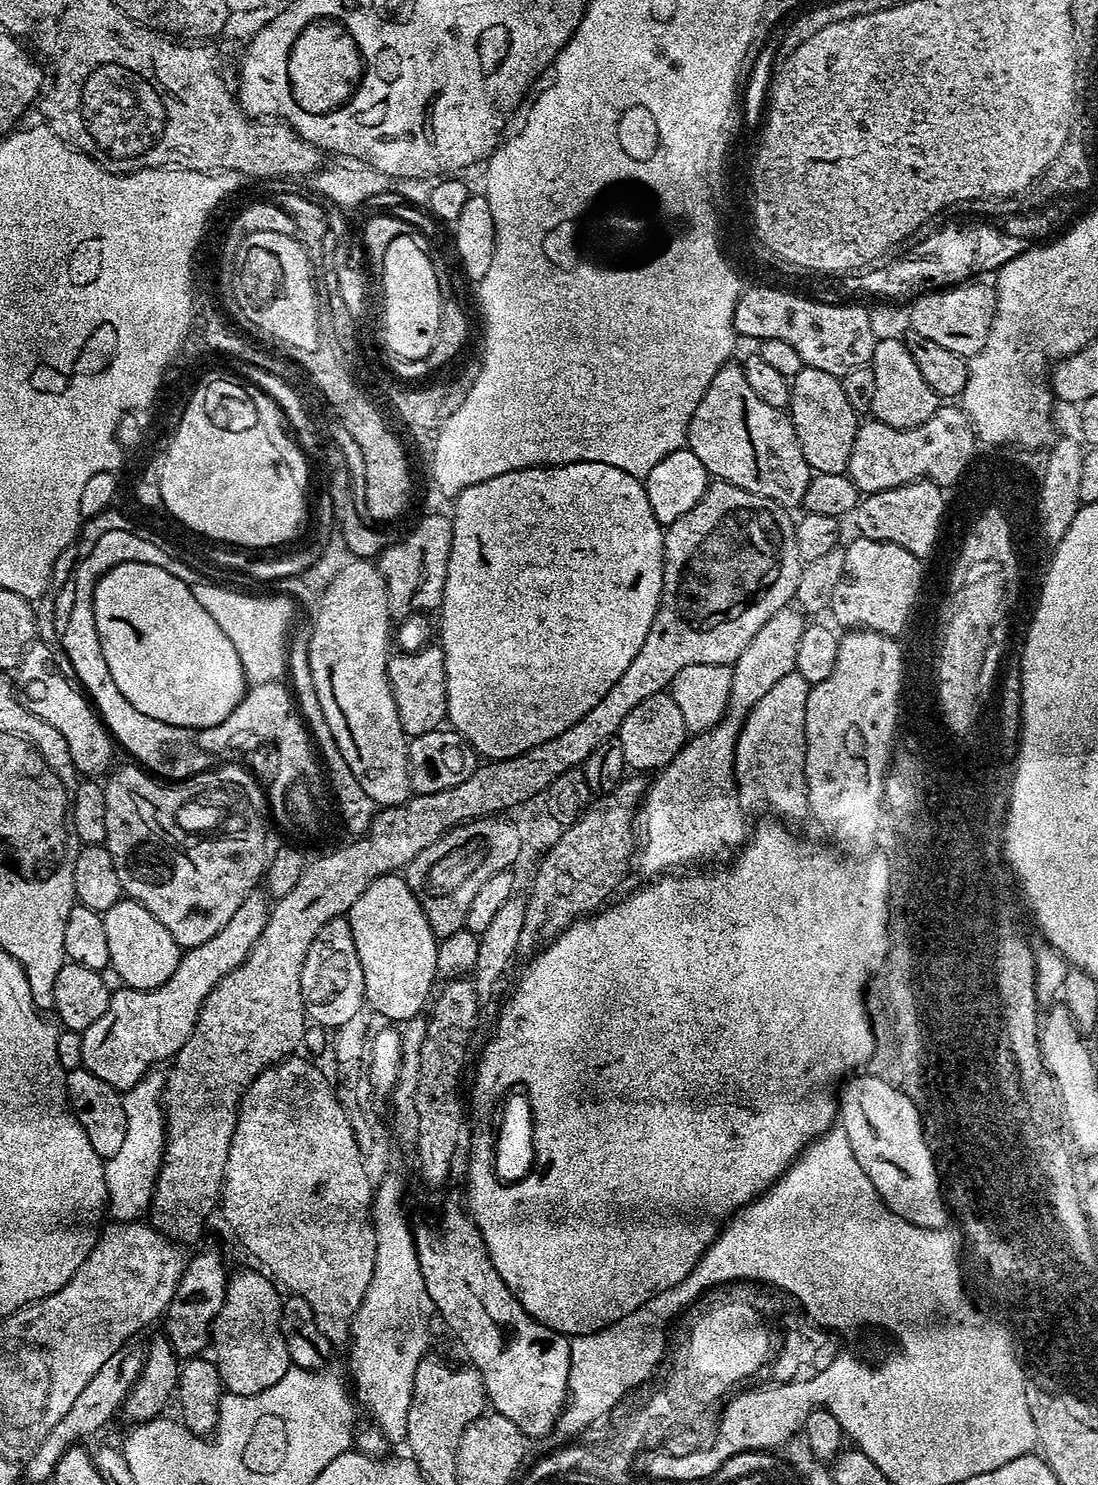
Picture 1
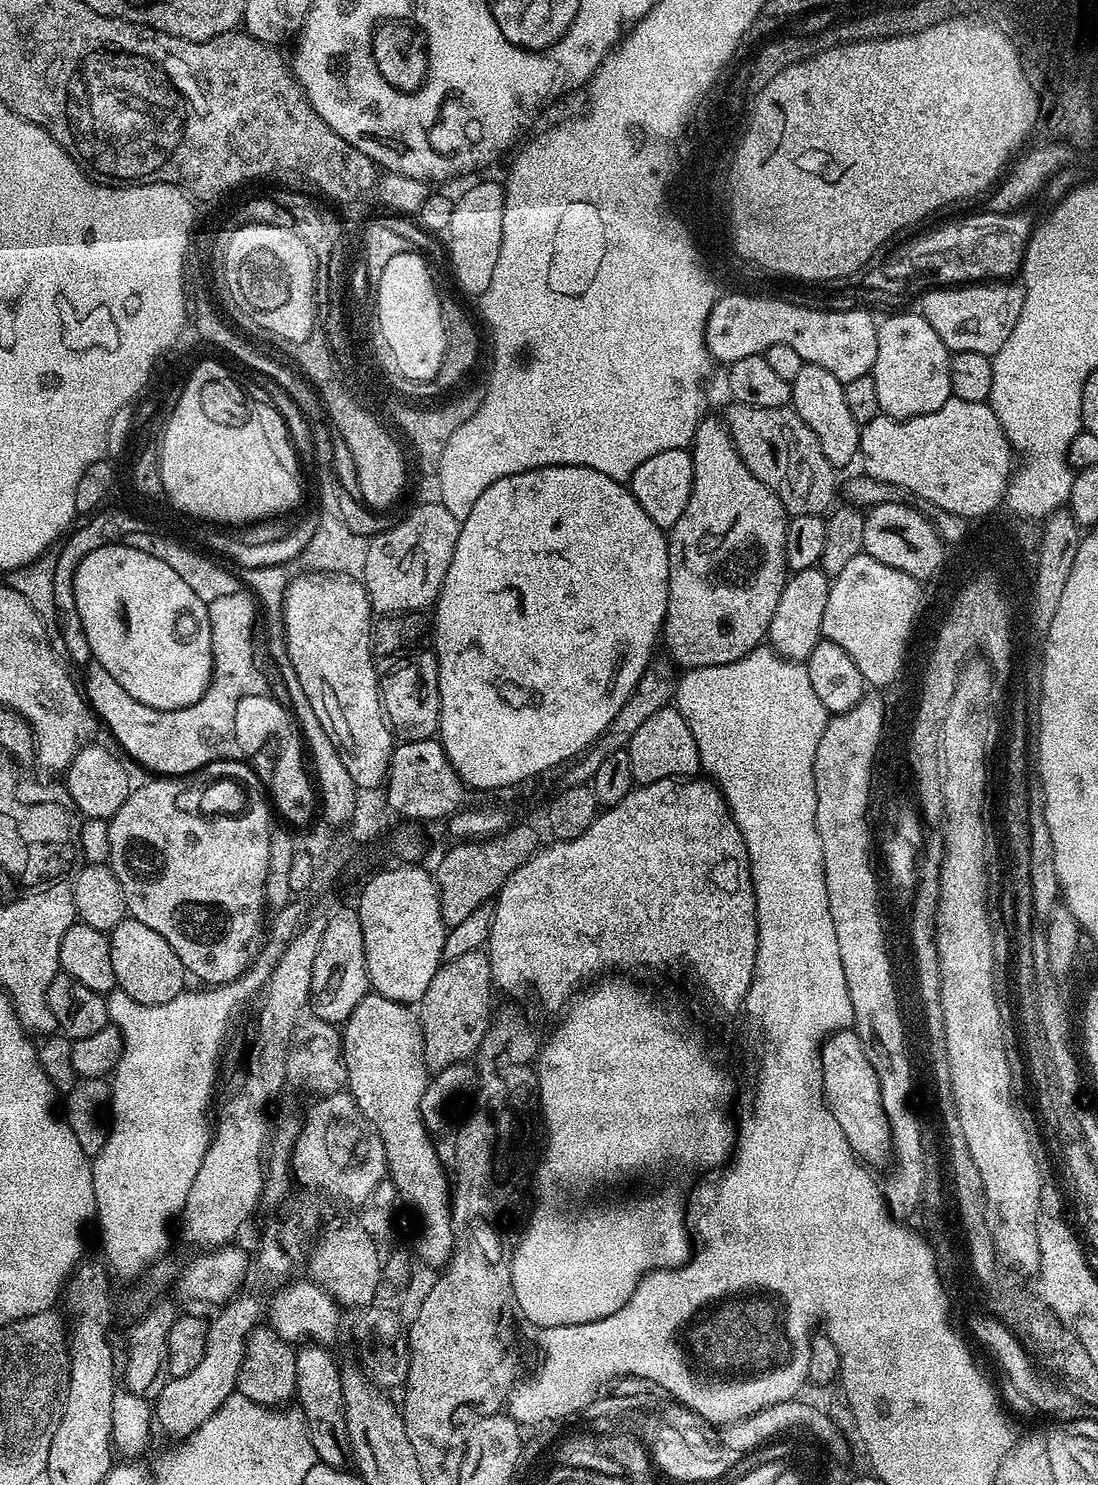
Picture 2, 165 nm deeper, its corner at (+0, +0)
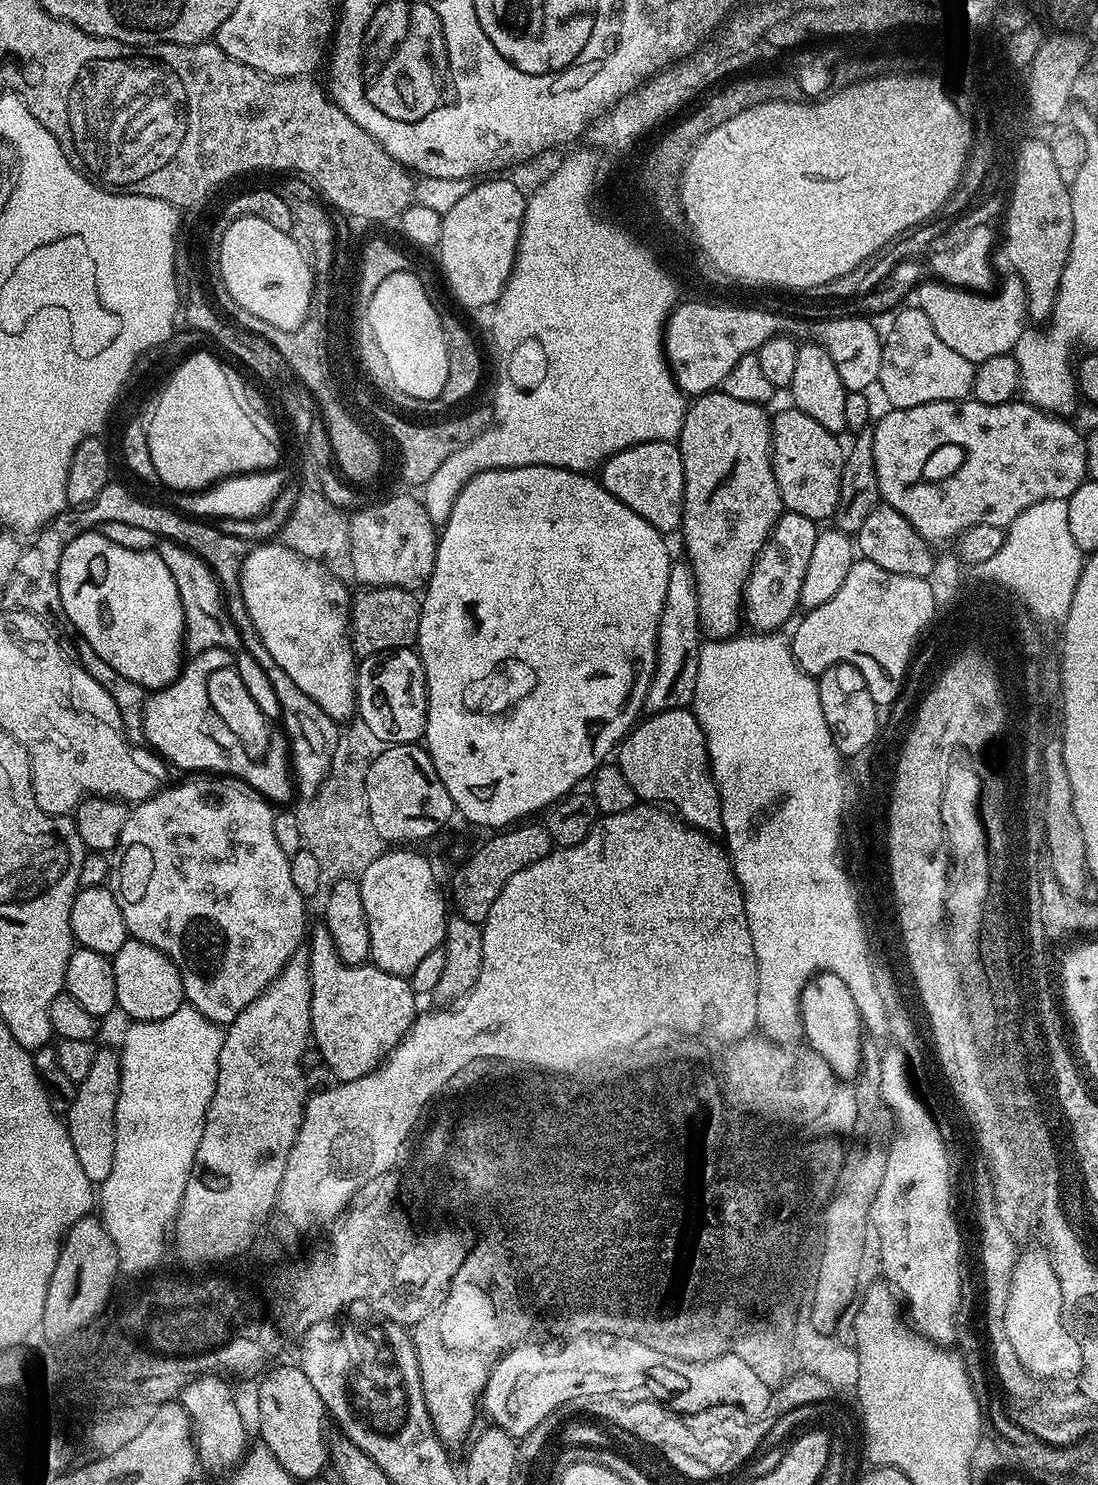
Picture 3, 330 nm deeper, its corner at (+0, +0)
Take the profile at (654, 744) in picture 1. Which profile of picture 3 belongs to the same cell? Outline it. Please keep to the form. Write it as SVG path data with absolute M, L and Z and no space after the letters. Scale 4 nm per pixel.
M675 708L645 715L620 741L618 756L619 752L620 769L622 774L626 774L626 782L634 786L637 798L670 806L684 823L700 832L707 832L713 838L723 833L720 795L708 761L706 738L691 710Z

